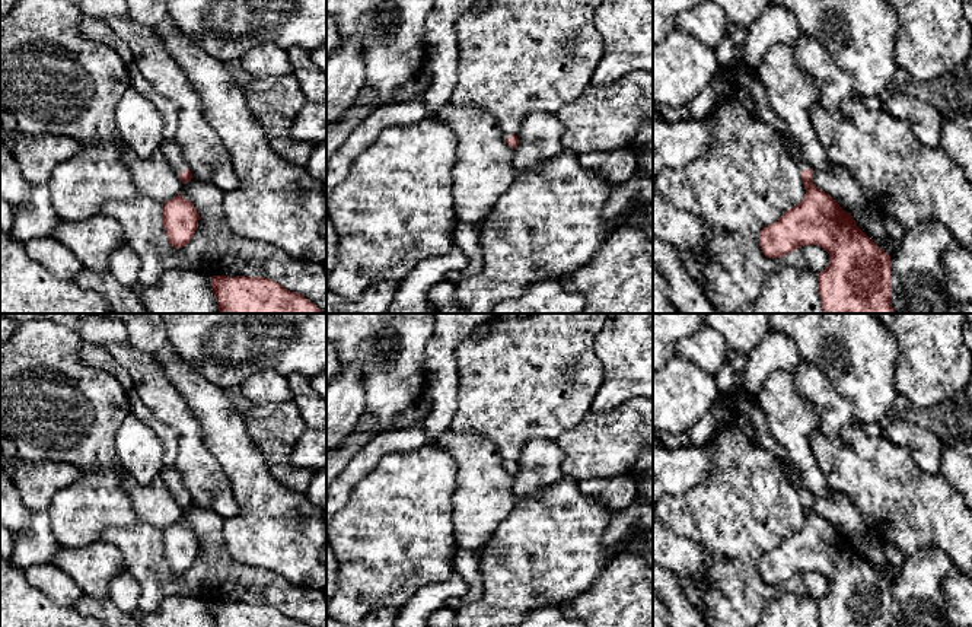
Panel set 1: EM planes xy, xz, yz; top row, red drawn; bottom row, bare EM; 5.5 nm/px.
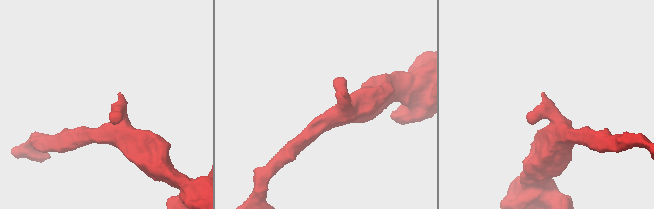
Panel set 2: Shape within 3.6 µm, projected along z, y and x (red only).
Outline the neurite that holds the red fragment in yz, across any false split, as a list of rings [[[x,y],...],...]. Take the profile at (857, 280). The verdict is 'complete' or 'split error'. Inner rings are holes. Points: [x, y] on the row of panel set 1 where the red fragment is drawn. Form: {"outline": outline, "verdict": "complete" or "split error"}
{"outline": [[[752,70],[748,79],[750,98],[759,117],[783,137],[799,166],[806,190],[804,198],[797,206],[761,230],[759,245],[764,255],[780,258],[804,245],[822,246],[829,254],[828,267],[818,276],[823,314],[895,314],[890,303],[890,255],[857,226],[851,213],[813,184],[813,168],[803,160],[800,149],[790,139],[785,122],[772,111],[758,73]]], "verdict": "split error"}

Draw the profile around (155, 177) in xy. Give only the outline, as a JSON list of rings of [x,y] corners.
[[[124,143],[119,155],[140,194],[165,203],[181,192],[182,181],[160,149],[149,159],[141,159]]]

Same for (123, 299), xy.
[[[83,268],[74,281],[83,290],[105,293],[114,314],[146,314],[133,287],[119,284],[109,273],[101,274]]]

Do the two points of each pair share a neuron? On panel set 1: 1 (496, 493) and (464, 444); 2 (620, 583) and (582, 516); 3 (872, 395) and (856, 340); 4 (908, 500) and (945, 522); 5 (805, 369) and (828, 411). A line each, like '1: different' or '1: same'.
1: same
2: different
3: same
4: same
5: same

